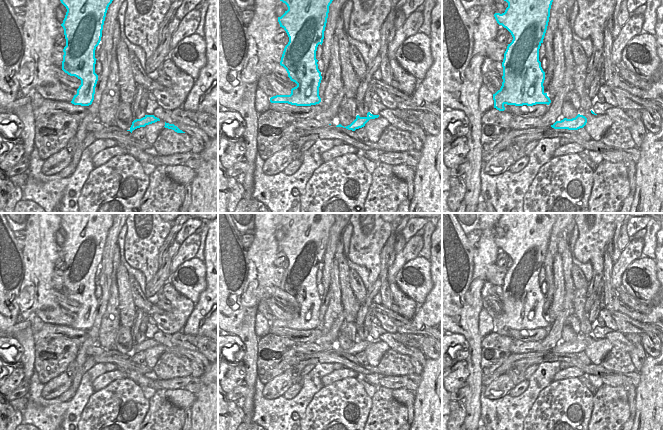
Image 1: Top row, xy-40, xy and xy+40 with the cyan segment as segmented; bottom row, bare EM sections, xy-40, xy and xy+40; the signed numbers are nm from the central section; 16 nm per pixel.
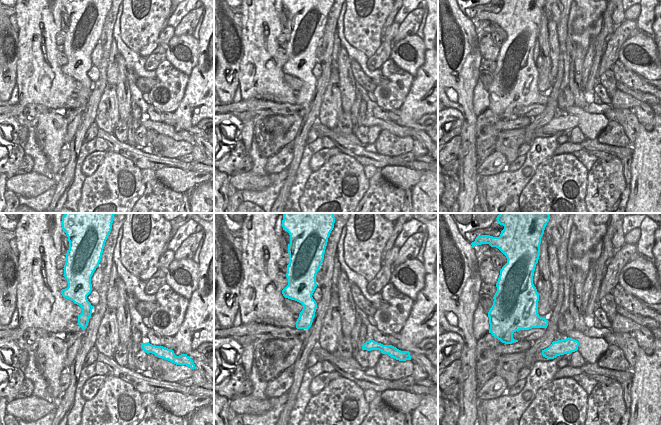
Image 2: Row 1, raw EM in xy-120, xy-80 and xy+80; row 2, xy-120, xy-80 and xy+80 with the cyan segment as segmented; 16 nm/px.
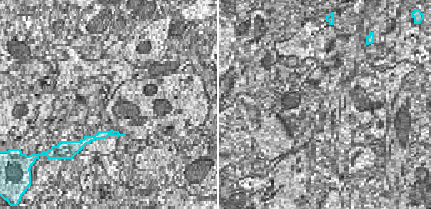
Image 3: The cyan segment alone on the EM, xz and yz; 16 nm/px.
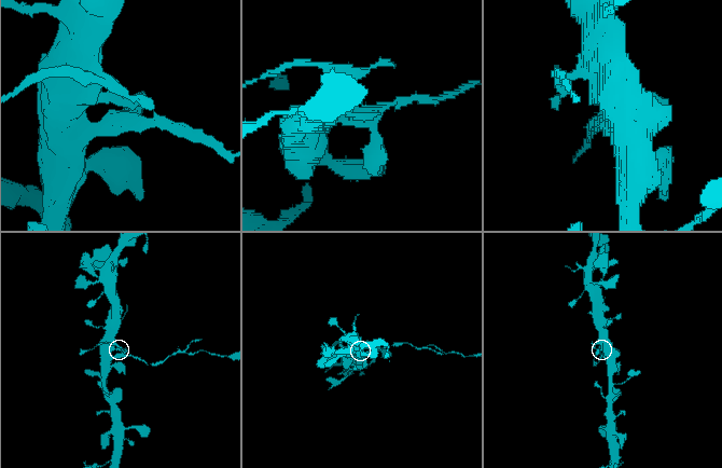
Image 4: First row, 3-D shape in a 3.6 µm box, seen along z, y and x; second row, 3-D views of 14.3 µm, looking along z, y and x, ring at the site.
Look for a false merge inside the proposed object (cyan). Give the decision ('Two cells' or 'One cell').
Two cells

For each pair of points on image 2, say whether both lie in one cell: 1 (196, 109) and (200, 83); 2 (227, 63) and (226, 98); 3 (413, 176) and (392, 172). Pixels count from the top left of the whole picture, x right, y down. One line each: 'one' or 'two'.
1: one
2: one
3: one

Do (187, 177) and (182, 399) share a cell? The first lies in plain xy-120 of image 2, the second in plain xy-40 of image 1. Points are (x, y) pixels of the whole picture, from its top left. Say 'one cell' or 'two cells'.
one cell

